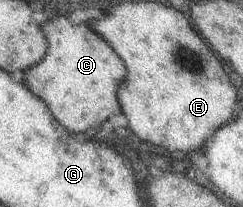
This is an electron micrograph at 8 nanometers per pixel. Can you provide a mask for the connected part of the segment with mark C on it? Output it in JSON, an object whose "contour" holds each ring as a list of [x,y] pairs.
{"contour":[[[63,16],[53,17],[39,25],[47,41],[45,57],[23,70],[25,87],[49,108],[53,119],[69,133],[93,132],[112,115],[121,114],[117,85],[125,77],[125,65],[98,33],[83,23],[73,23]]]}

